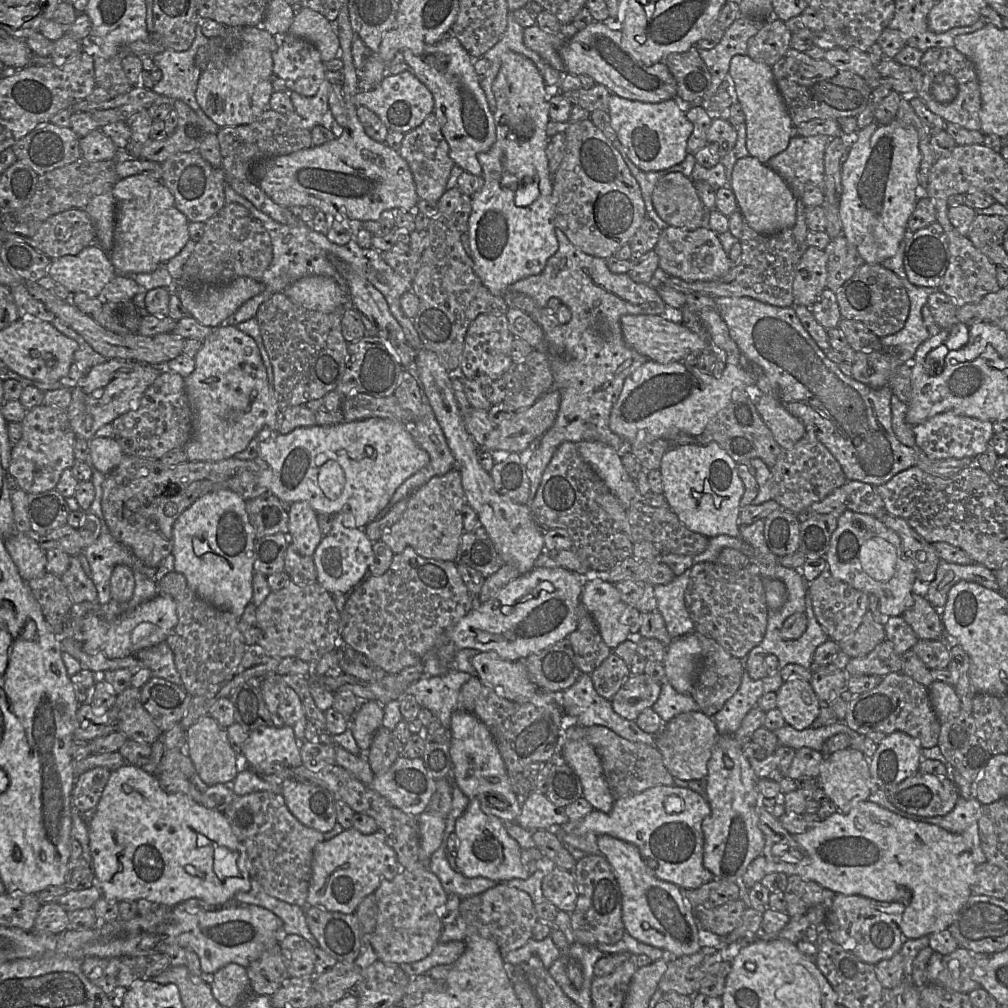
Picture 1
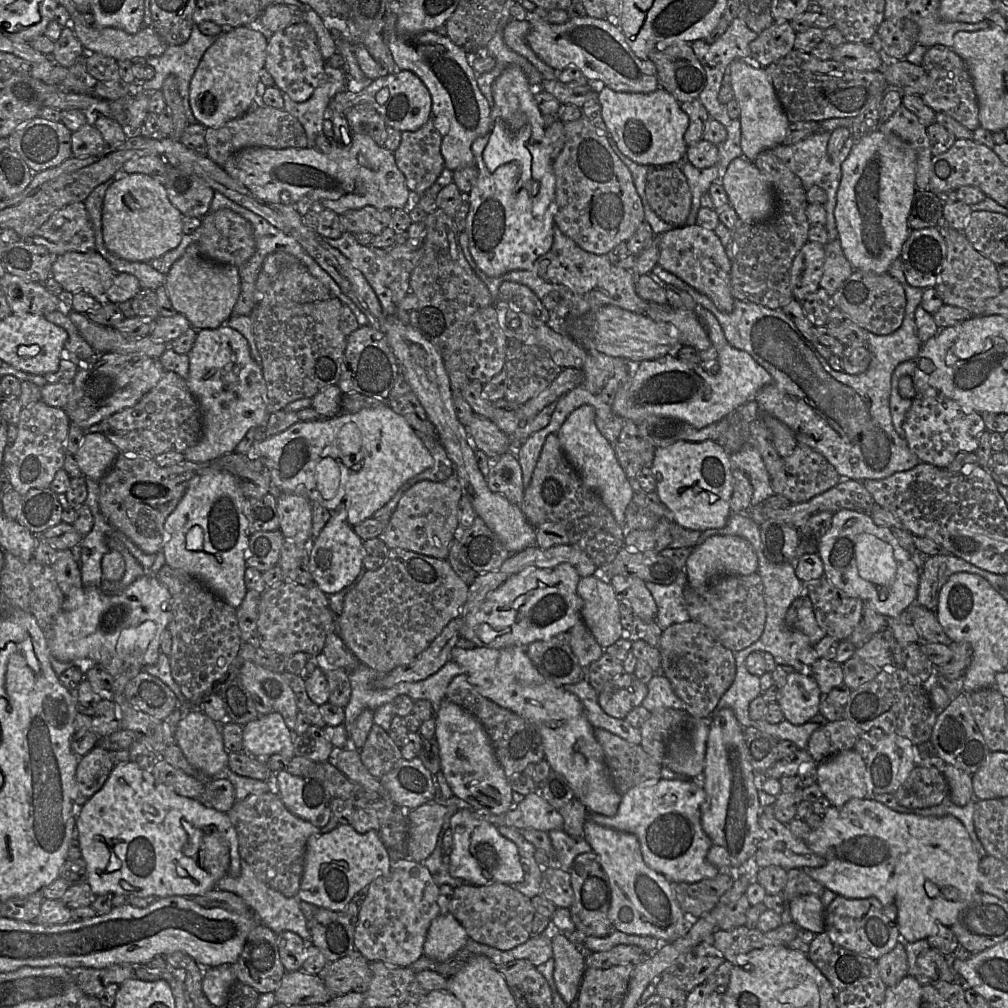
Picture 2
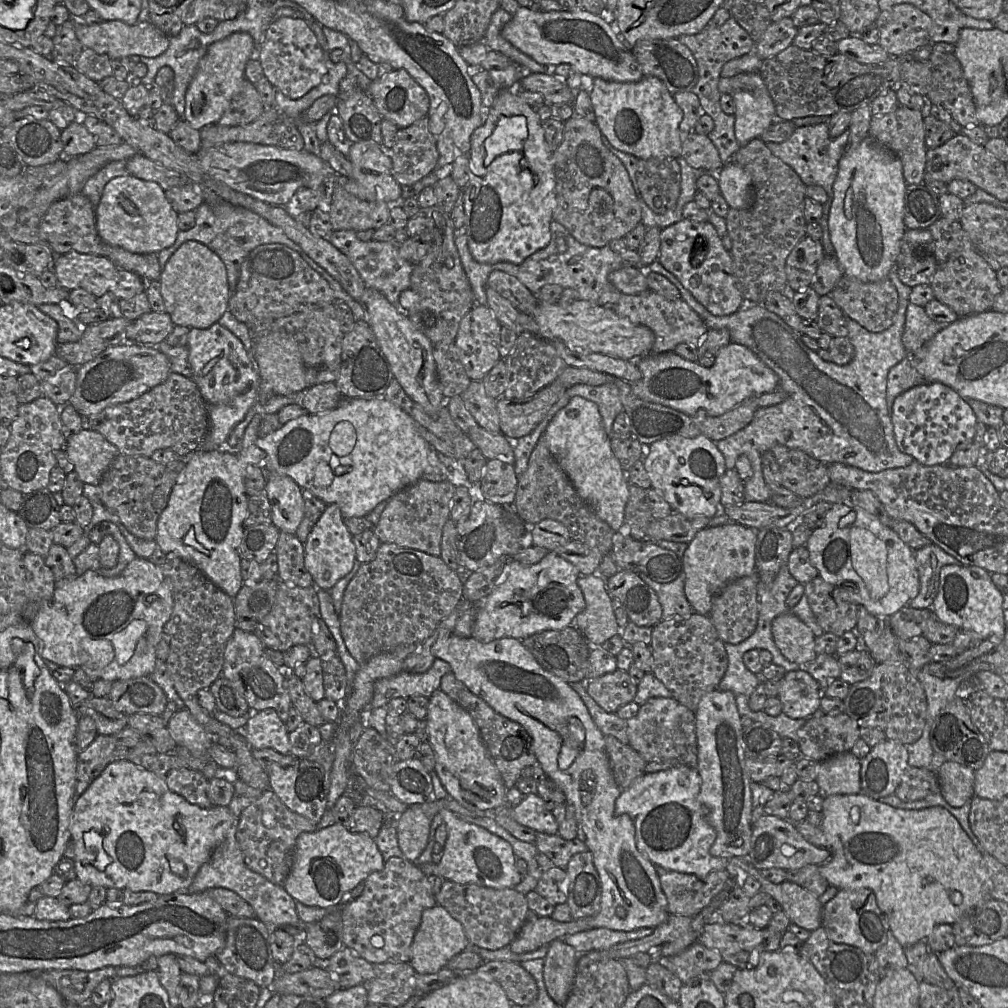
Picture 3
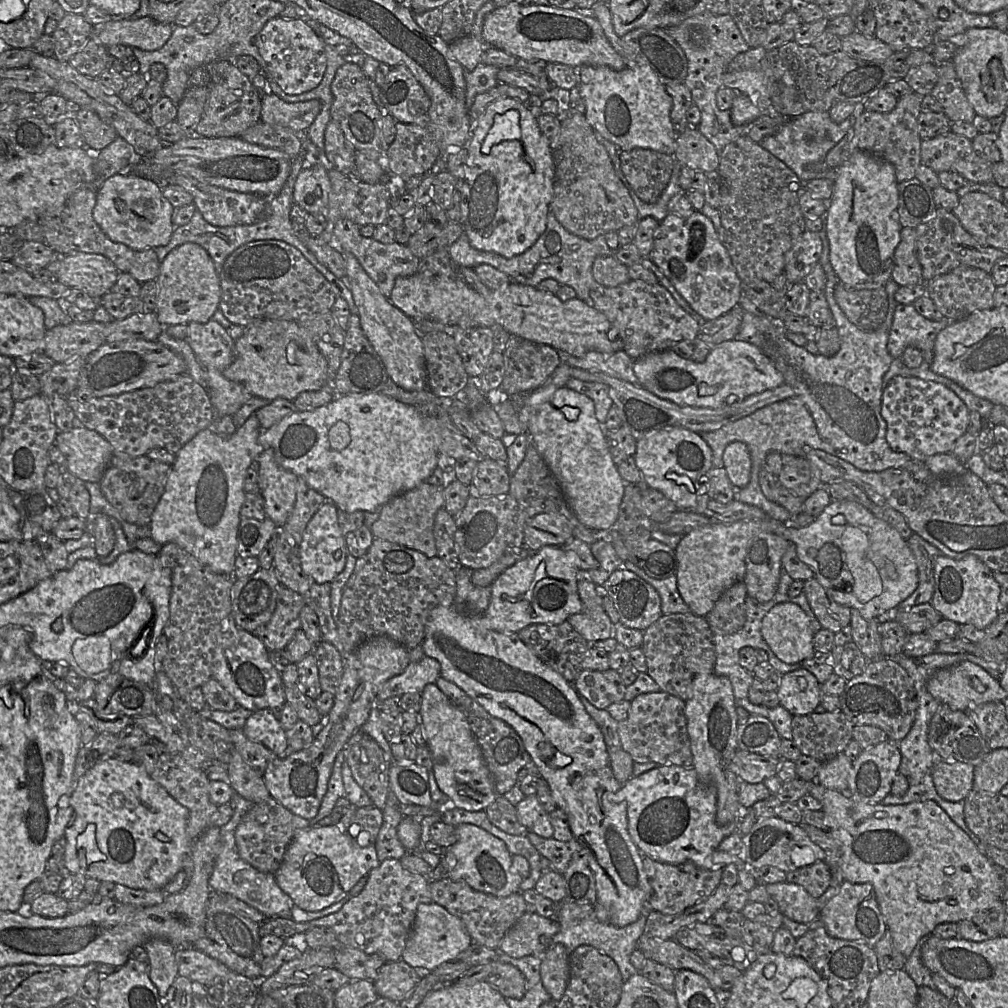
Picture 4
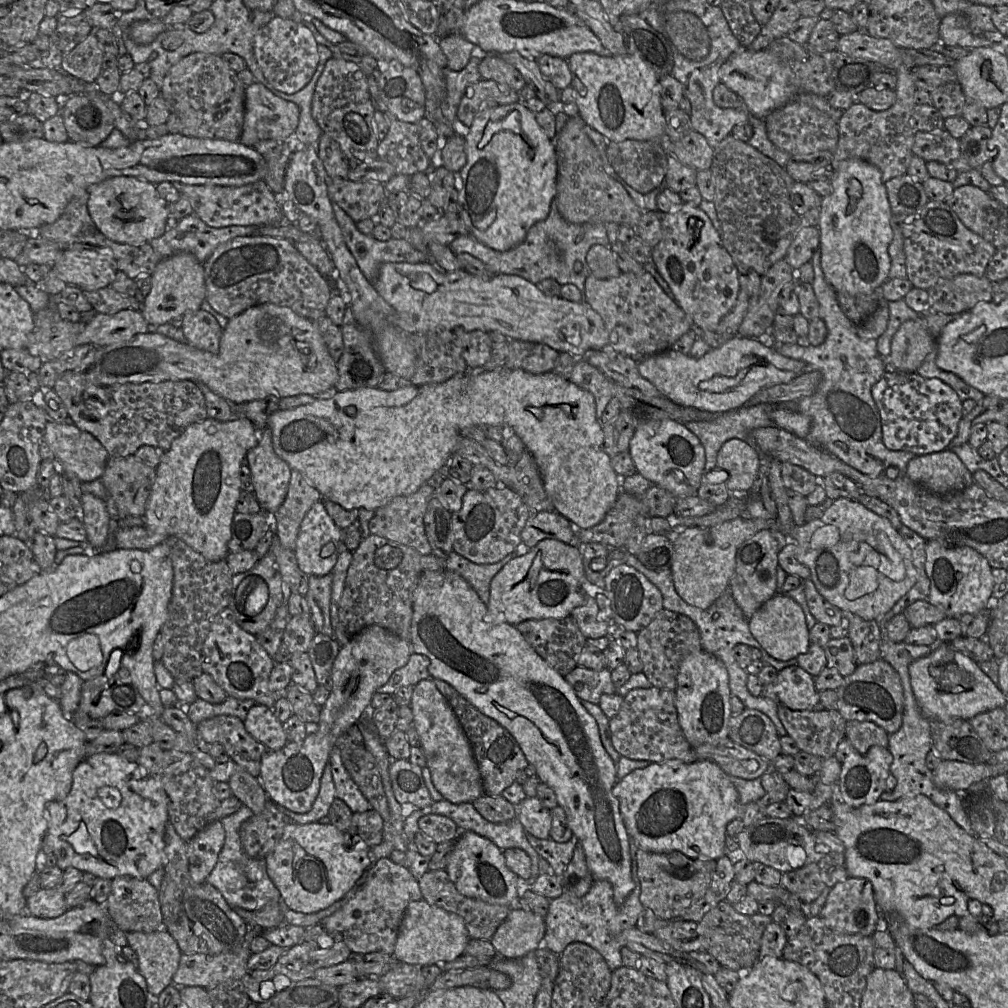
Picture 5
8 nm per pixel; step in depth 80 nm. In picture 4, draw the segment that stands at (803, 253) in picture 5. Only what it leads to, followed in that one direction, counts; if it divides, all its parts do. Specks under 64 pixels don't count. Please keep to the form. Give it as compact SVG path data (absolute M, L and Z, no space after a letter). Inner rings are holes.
M805 230L785 256L784 272L788 282L804 282L813 266L819 263L822 250L820 233Z

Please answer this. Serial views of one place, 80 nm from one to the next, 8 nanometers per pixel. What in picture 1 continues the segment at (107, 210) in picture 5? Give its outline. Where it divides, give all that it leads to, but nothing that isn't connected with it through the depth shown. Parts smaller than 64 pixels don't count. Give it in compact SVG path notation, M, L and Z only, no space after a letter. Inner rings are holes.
M134 175L118 179L113 185L115 199L115 229L114 243L108 256L119 274L149 273L159 265L177 255L190 240L188 219L175 206L174 197L169 189L161 182L145 175Z

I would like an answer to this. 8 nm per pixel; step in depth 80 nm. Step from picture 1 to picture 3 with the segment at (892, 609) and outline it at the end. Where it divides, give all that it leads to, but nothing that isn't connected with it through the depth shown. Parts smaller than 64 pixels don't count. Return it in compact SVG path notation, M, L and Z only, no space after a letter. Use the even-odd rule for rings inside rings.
M834 504L827 512L821 527L812 531L805 548L810 561L819 571L819 576L836 586L834 598L863 606L879 617L890 617L908 605L919 593L920 580L915 553L891 528L883 524L879 517L860 507Z

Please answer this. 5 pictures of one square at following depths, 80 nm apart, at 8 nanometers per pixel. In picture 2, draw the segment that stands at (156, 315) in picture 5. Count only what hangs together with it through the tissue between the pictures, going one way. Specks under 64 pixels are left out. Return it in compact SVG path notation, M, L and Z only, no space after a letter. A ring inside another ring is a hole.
M190 244L165 276L164 287L178 314L184 315L193 329L214 329L232 316L241 293L239 270L202 256L198 244Z

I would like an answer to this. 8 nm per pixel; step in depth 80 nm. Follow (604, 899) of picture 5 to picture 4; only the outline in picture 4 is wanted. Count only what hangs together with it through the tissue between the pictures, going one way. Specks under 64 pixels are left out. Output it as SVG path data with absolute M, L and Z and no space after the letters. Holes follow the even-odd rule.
M562 901L559 903L556 909L555 919L557 920L559 924L559 931L550 938L549 943L545 944L546 946L549 946L550 944L562 944L565 946L567 951L571 953L574 949L581 945L589 945L596 949L598 949L600 952L607 954L610 958L614 960L614 962L617 964L619 971L622 975L622 978L624 982L628 980L632 975L638 973L639 971L631 964L630 956L633 950L637 947L637 941L638 939L643 935L644 933L644 925L646 922L647 915L649 913L649 905L645 905L643 909L643 913L641 916L633 923L624 926L624 927L617 927L613 924L601 922L596 918L595 915L595 908L591 905L577 905L575 903L571 903L568 901Z

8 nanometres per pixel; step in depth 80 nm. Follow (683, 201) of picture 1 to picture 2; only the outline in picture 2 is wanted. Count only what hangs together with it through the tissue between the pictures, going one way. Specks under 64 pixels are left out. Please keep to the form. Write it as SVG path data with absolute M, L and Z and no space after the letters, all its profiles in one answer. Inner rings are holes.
M675 164L657 166L649 172L645 194L660 219L676 227L687 224L692 196L685 175Z

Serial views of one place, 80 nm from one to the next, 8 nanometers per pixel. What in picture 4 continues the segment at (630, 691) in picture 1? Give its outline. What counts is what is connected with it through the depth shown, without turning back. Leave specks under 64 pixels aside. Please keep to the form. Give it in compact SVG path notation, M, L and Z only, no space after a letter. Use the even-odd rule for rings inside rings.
M611 668L605 671L583 669L572 685L578 694L598 709L622 701L626 691L619 672Z

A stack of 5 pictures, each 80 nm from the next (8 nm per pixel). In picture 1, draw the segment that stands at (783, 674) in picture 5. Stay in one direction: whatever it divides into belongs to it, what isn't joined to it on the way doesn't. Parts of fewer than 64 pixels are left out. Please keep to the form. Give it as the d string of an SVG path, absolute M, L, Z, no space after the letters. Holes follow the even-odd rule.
M802 678L789 679L777 692L777 708L786 724L796 730L811 727L820 716L821 706L811 683Z

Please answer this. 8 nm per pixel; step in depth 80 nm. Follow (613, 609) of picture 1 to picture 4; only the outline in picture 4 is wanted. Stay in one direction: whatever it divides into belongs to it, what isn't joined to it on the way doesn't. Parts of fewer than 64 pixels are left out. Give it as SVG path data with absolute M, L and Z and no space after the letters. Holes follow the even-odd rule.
M584 570L578 572L577 589L583 609L567 620L588 642L595 642L612 637L614 624L603 608L602 586L597 586L587 574Z

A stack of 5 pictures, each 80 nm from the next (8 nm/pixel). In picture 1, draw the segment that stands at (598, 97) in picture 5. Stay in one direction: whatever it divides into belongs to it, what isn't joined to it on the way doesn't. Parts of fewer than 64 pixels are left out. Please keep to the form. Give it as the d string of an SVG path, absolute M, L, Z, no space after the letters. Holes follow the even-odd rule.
M611 94L608 113L611 126L625 149L630 161L645 172L658 172L680 164L687 155L687 142L693 131L693 125L685 115L684 105L676 98L659 103L646 103L630 100Z

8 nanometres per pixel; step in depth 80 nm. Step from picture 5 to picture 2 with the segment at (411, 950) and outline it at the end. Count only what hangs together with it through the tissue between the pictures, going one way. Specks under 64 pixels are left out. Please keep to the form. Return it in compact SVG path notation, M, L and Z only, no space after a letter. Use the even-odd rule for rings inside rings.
M451 913L440 914L430 924L423 956L436 963L443 963L464 948L468 939L465 928Z

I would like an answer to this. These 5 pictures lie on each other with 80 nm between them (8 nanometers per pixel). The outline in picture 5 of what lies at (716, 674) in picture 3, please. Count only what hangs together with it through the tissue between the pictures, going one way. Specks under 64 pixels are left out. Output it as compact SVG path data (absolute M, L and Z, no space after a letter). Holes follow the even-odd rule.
M660 610L652 621L637 632L637 647L643 665L642 673L649 682L661 689L675 691L677 675L683 659L702 649L701 636L696 624L687 616L667 610Z

